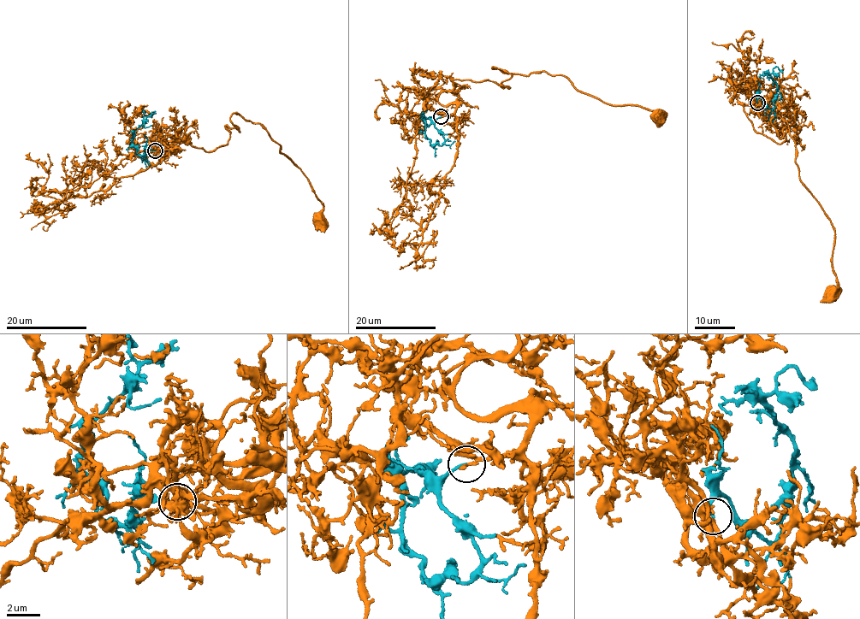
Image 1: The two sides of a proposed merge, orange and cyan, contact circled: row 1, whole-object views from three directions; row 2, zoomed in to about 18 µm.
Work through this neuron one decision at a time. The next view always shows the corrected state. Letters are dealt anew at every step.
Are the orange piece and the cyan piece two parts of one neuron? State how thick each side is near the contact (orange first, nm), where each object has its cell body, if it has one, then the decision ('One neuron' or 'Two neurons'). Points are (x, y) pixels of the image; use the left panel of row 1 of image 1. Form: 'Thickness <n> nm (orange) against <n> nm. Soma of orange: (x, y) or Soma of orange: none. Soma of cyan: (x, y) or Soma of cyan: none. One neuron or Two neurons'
Thickness 220 nm (orange) against 170 nm. Soma of orange: (318, 221). Soma of cyan: none. One neuron

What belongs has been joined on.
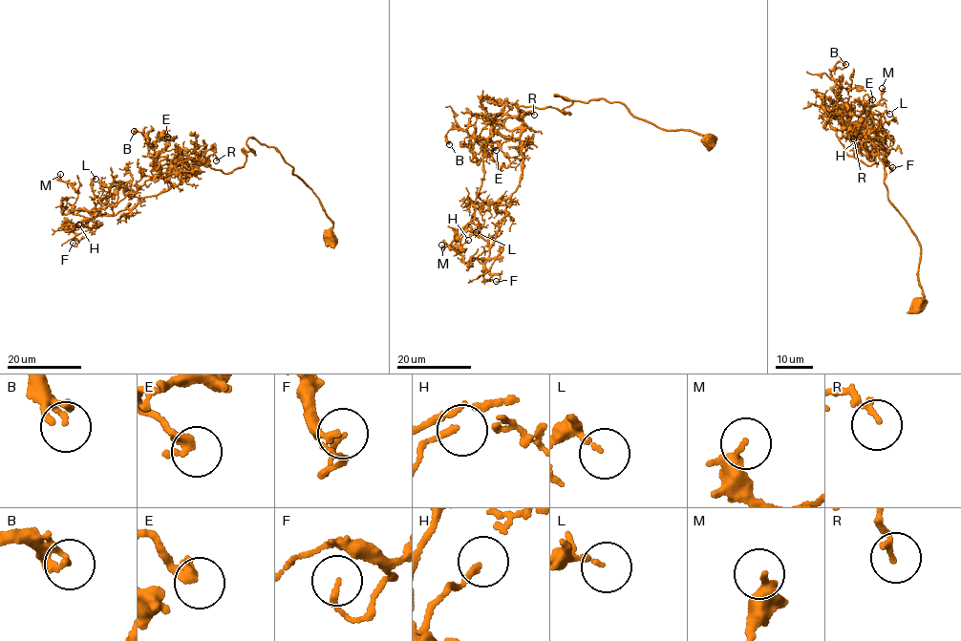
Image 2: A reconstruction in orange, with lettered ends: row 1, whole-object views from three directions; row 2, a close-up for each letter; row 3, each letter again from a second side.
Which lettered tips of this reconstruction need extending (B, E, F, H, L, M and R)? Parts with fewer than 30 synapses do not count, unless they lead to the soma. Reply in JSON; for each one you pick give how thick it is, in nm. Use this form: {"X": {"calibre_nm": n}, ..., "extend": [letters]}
{"extend": []}

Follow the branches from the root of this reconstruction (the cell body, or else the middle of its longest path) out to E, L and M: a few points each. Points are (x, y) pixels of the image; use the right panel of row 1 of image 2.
E: (918, 306), (921, 249), (876, 146), (866, 165), (836, 133), (864, 133), (872, 99)
L: (918, 306), (921, 249), (876, 146), (862, 144), (866, 165), (836, 133), (843, 120), (877, 151), (889, 114)
M: (918, 306), (921, 249), (876, 146), (862, 144), (866, 165), (836, 133), (843, 109), (858, 131), (882, 88)

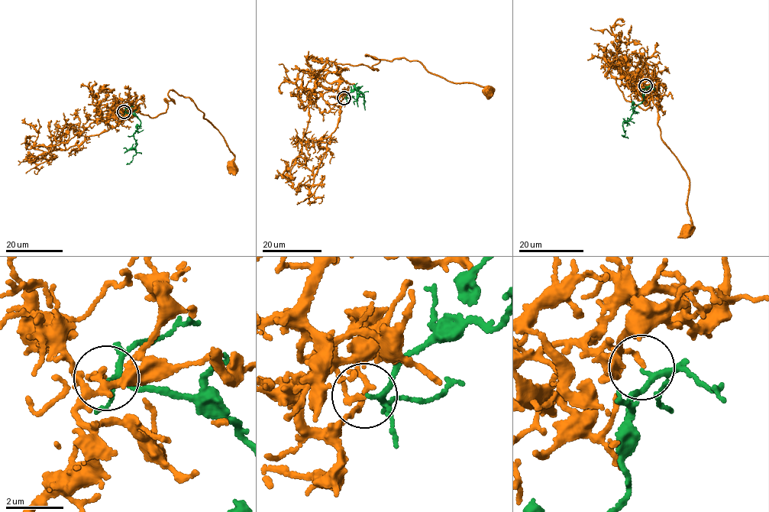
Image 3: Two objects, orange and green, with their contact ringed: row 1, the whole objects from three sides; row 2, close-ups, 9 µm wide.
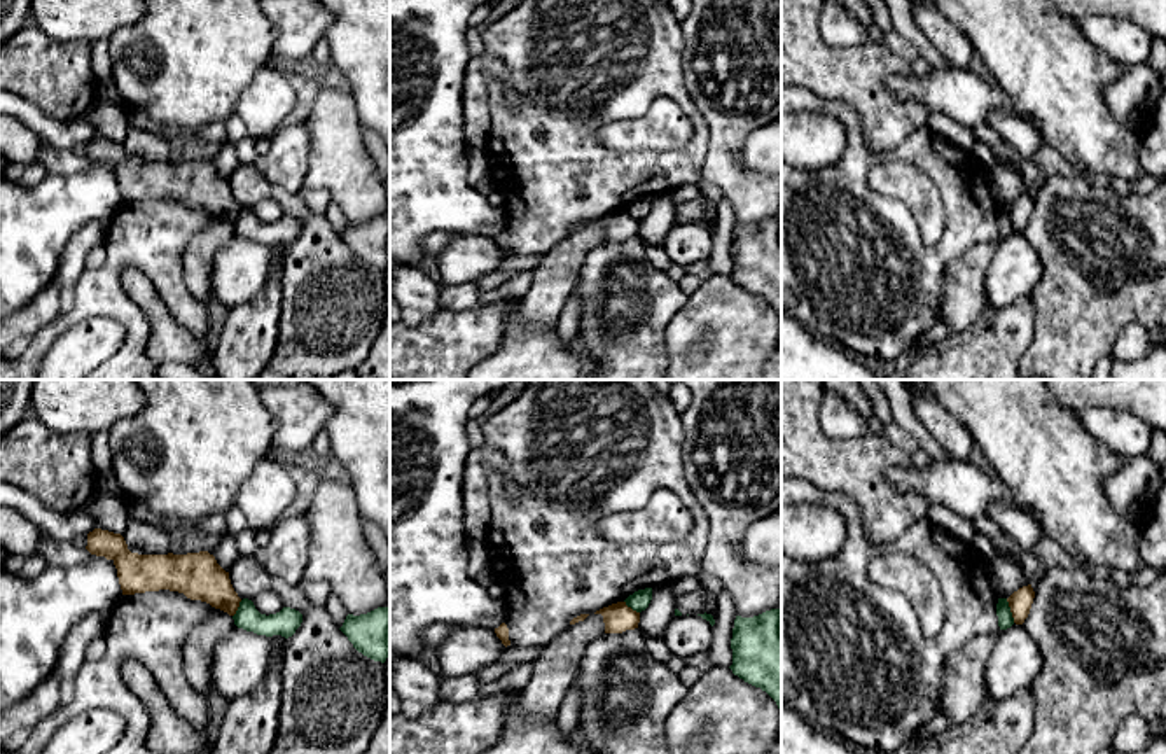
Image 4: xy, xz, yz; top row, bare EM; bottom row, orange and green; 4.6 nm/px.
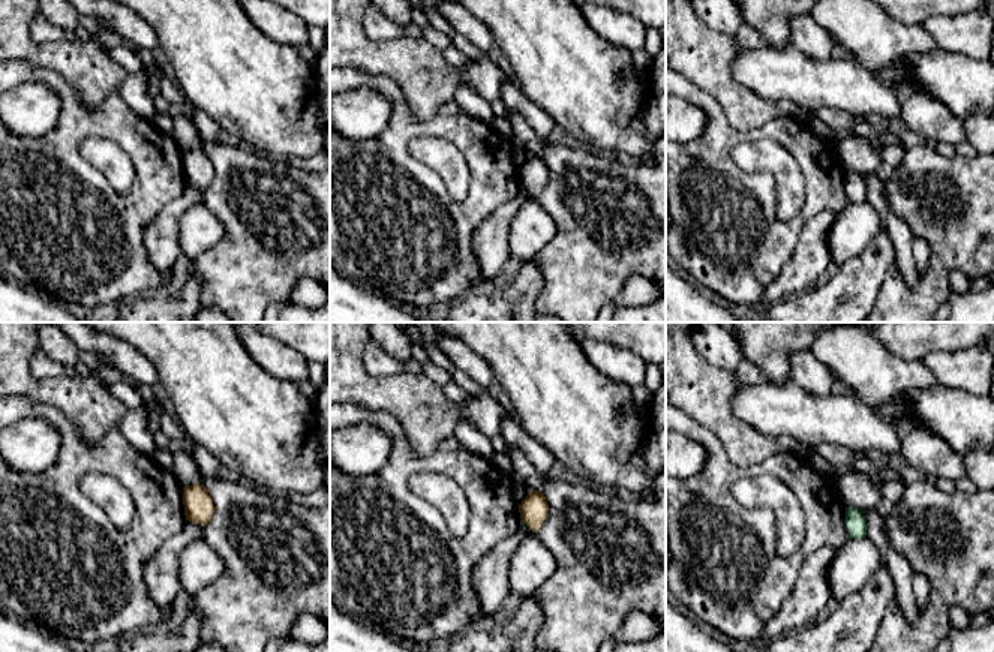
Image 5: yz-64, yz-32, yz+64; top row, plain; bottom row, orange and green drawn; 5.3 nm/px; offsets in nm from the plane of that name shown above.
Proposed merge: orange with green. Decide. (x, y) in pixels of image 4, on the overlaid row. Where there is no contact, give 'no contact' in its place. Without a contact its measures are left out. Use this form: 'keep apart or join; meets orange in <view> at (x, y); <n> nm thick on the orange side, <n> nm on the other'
keep apart; meets orange in yz at (1011, 611); 110 nm thick on the orange side, 70 nm on the other

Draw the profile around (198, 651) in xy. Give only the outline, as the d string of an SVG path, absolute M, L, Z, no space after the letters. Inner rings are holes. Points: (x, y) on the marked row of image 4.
M217 609L189 633L184 646L184 672L191 688L199 693L215 691L212 686L213 651L234 628L233 616Z

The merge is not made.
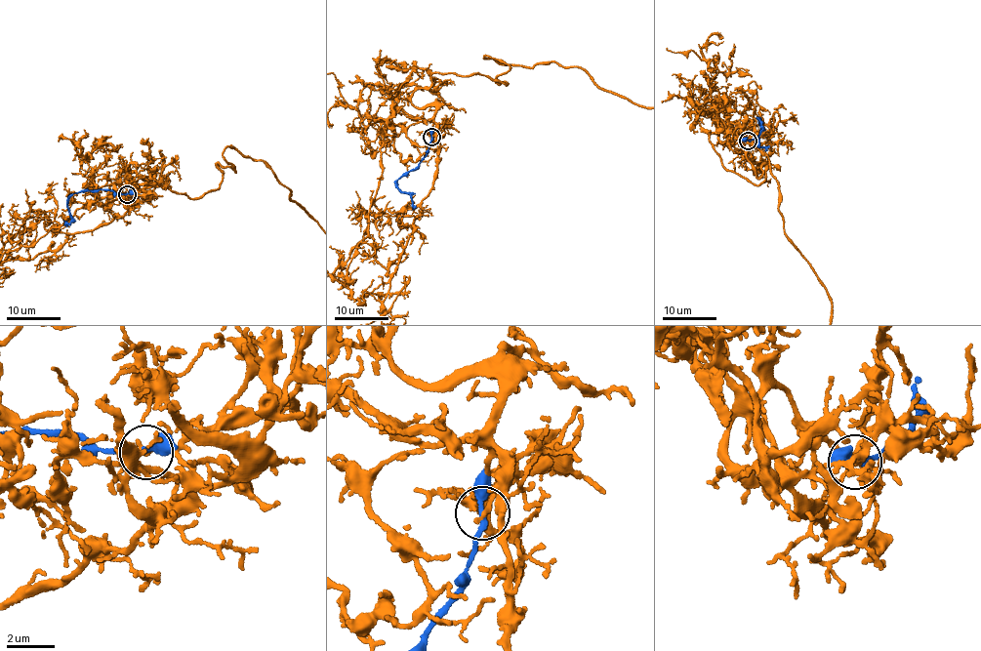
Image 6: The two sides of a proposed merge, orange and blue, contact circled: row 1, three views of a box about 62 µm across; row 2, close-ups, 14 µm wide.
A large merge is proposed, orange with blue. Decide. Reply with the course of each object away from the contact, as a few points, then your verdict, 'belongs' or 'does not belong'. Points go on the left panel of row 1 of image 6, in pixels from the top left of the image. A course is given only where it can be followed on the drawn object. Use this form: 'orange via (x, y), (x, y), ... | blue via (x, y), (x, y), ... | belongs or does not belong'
orange via (127, 194), (204, 195), (218, 164), (235, 172), (233, 147) | blue via (127, 194), (99, 190), (75, 194), (67, 200), (70, 223), (63, 221) | does not belong

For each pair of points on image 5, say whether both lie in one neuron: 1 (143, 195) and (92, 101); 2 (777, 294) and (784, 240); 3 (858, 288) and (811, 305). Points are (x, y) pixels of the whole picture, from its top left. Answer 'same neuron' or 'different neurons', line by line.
1: different neurons
2: different neurons
3: same neuron

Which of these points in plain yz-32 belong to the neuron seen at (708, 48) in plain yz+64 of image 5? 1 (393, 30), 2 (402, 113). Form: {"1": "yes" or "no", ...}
{"1": "no", "2": "no"}

